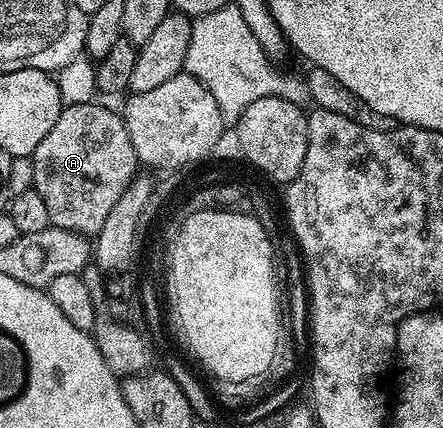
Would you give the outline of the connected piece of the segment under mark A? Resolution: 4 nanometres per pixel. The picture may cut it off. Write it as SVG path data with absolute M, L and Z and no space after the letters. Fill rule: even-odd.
M64 105L53 128L49 128L49 136L37 144L29 158L30 185L45 202L51 225L84 236L101 232L109 211L137 177L137 159L122 117L95 105Z

